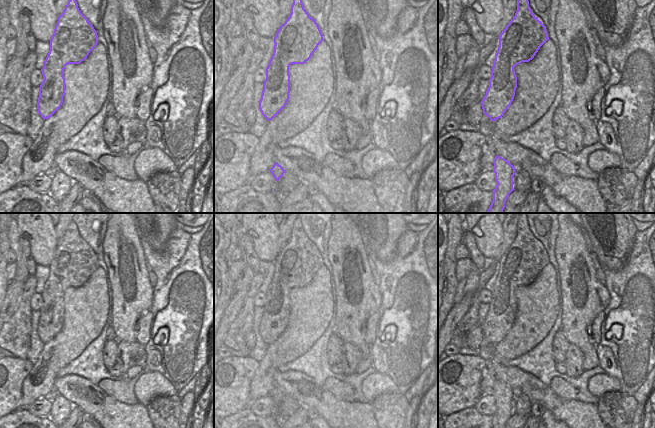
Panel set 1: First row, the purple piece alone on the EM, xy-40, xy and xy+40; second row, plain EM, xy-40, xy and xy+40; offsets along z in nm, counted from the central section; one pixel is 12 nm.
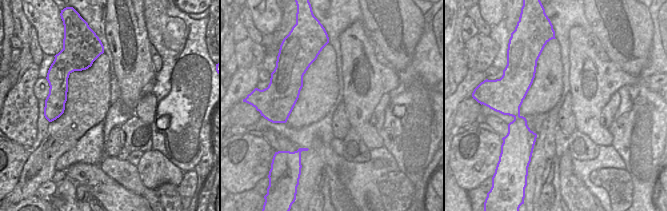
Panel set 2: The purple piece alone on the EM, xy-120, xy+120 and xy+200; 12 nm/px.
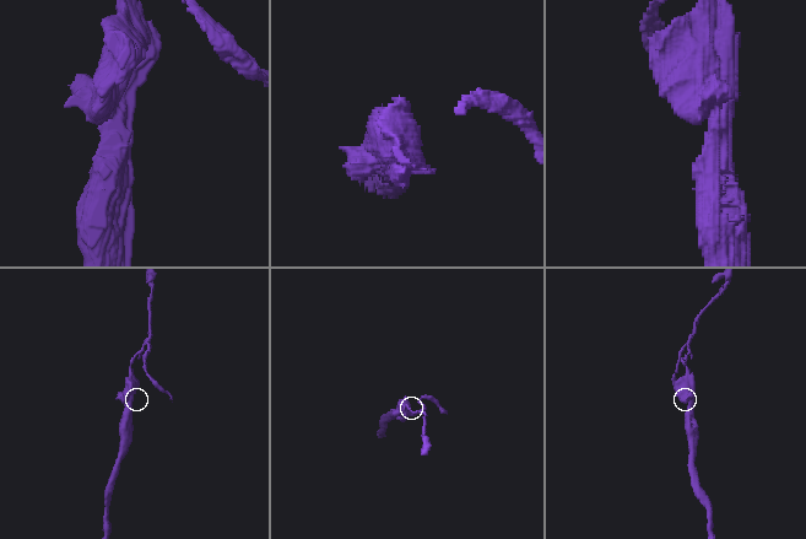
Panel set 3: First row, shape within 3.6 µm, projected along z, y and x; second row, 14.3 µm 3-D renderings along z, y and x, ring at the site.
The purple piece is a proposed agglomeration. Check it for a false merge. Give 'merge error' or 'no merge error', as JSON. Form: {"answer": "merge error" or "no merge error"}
{"answer": "merge error"}

